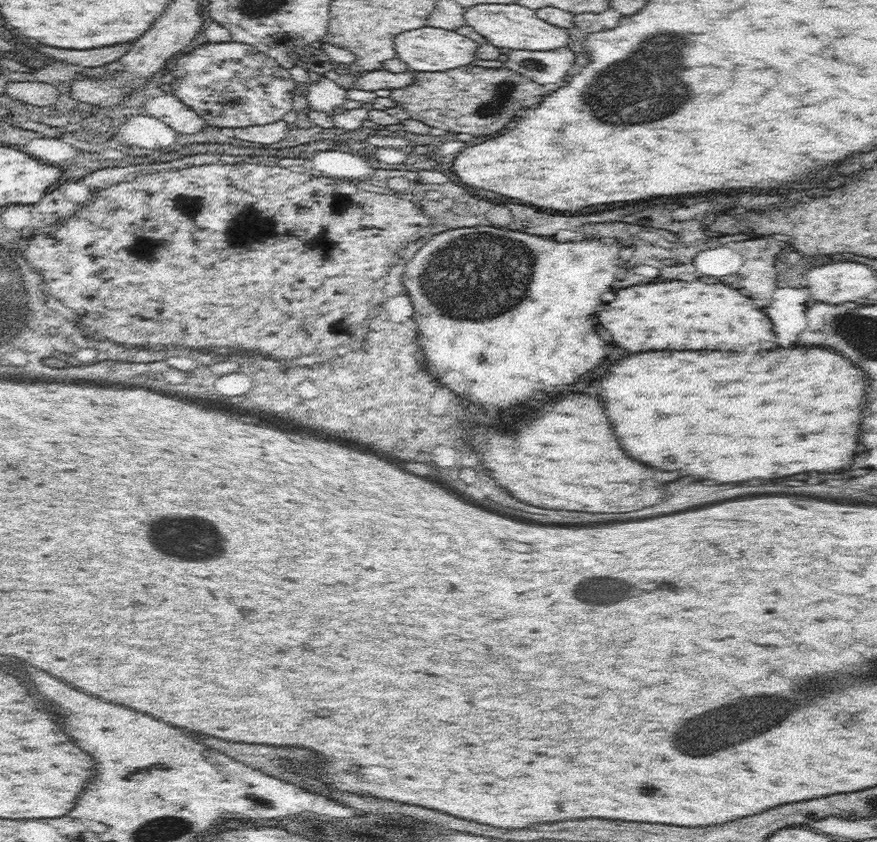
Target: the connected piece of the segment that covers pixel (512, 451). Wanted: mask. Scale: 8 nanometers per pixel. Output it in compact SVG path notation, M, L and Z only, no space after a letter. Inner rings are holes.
M570 394L558 402L546 404L542 410L518 422L514 432L498 432L472 422L464 426L467 443L478 454L481 470L488 472L500 486L506 486L520 502L540 508L558 508L570 512L634 512L644 506L654 506L664 500L664 484L654 480L658 470L630 458L622 448L608 422L604 404L586 394Z

